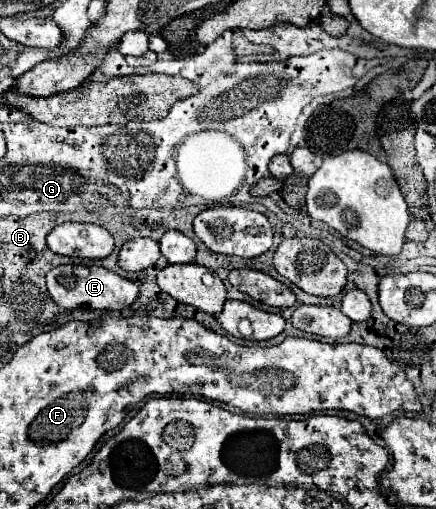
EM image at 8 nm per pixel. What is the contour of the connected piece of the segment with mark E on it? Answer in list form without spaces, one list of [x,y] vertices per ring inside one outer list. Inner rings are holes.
[[[60,265],[48,271],[46,275],[46,287],[48,293],[52,295],[52,299],[64,307],[64,309],[76,309],[76,307],[84,307],[84,309],[124,309],[128,305],[134,303],[134,299],[138,297],[138,285],[130,279],[120,277],[118,273],[112,273],[106,267],[100,265]]]

